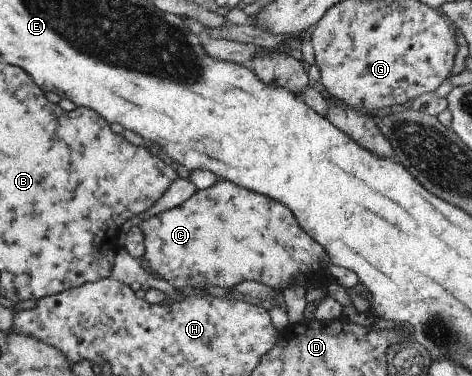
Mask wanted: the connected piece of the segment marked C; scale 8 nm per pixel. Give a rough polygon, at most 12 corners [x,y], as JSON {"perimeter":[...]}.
{"perimeter":[[217,180],[147,217],[176,290],[337,283],[286,207]]}

